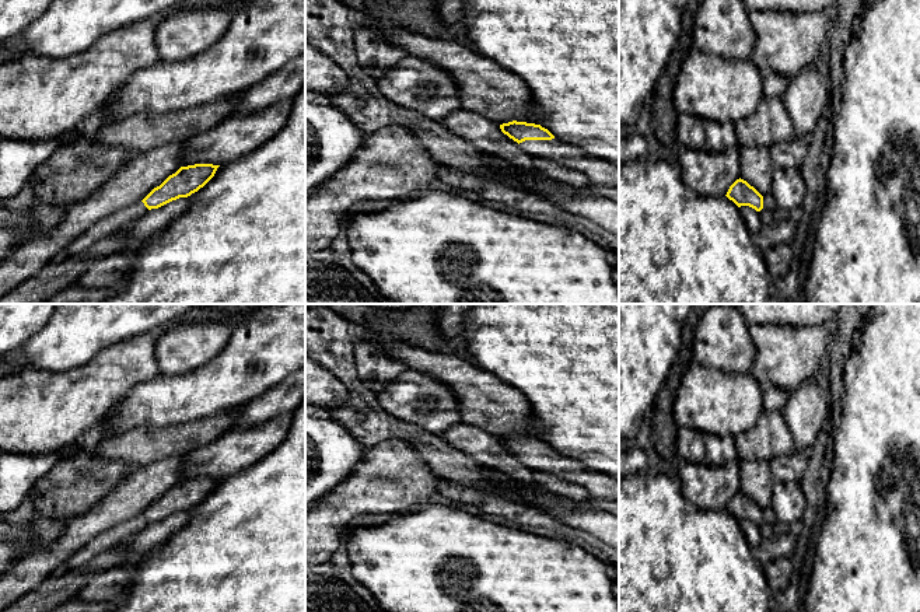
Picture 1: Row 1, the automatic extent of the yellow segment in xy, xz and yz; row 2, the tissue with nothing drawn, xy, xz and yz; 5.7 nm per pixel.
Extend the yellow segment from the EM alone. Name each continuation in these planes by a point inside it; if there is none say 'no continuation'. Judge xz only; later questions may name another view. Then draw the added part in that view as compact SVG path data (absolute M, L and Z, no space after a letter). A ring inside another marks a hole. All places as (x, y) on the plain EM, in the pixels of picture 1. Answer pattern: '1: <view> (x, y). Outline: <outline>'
1: xz (598, 485). Outline: M552 452L525 454L520 457L520 461L534 472L539 471L553 473L566 482L583 486L594 497L619 504L619 482L608 475L588 469L578 459Z

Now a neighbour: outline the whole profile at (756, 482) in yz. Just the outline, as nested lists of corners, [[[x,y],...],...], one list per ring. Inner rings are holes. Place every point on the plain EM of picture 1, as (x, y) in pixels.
[[[739,461],[741,493],[753,500],[762,510],[773,504],[773,486],[776,480],[767,461]]]

